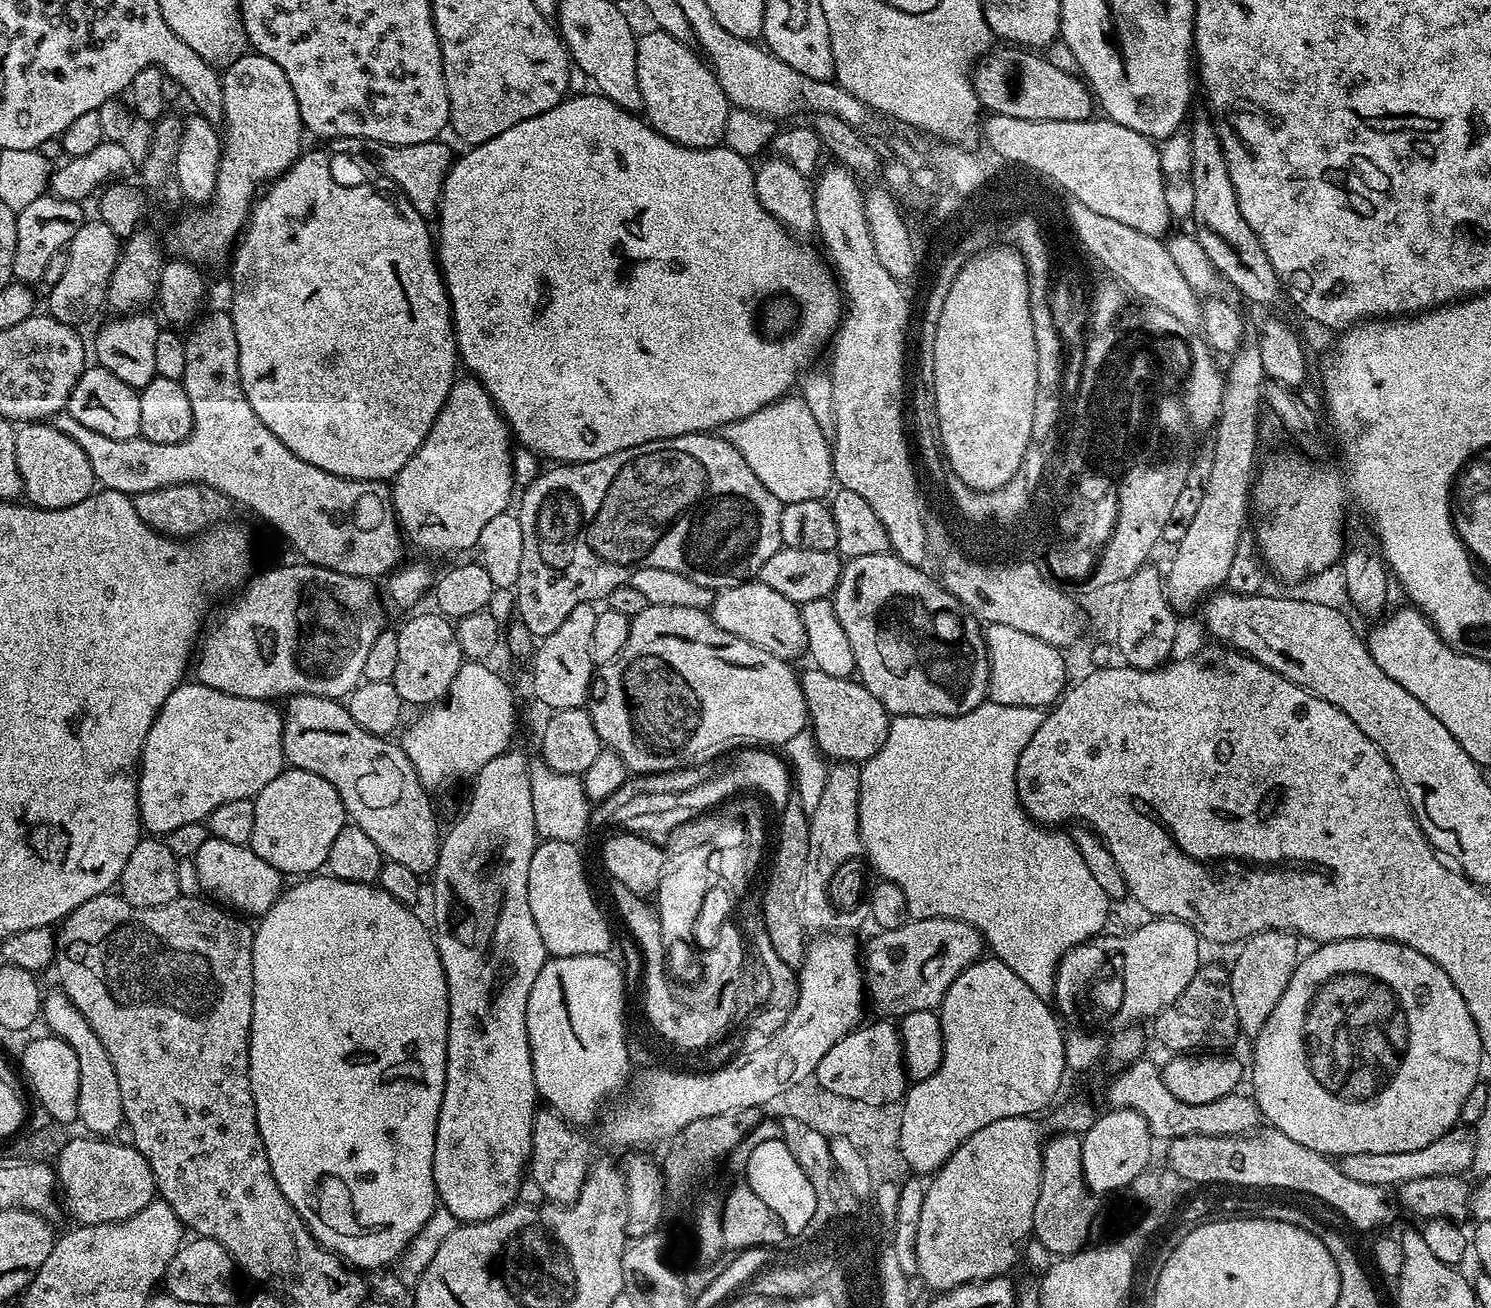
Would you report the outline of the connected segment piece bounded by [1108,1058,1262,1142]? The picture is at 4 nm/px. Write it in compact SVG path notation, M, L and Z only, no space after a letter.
M1148 1058L1121 1067L1117 1072L1120 1073L1108 1084L1109 1105L1112 1108L1129 1108L1142 1114L1157 1141L1171 1142L1179 1136L1242 1136L1261 1127L1260 1107L1251 1095L1233 1094L1205 1104L1182 1102L1174 1098L1170 1090L1166 1090L1161 1069L1157 1065L1155 1068Z

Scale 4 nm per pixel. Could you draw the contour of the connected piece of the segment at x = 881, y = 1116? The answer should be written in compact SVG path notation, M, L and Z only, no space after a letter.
M815 1082L792 1084L792 1092L778 1094L778 1098L770 1098L767 1111L776 1118L796 1118L825 1138L841 1136L846 1138L858 1150L862 1150L866 1158L866 1166L872 1171L873 1181L896 1180L896 1171L902 1168L900 1154L900 1135L902 1134L903 1103L871 1104L858 1102L850 1098L842 1098Z

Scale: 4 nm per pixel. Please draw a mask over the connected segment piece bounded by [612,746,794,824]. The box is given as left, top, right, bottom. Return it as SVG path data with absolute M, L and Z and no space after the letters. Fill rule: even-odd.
M744 746L735 753L736 761L725 772L704 780L701 784L693 786L689 792L679 796L676 792L668 792L663 796L660 792L640 792L629 800L624 800L612 812L612 820L630 822L632 820L644 820L647 816L656 816L680 808L679 823L690 822L697 814L707 813L725 802L731 801L737 794L747 793L747 788L753 788L753 793L759 794L767 803L772 803L776 810L783 810L786 802L794 795L794 781L790 775L790 768L781 757L776 757L775 751L764 746ZM724 800L724 801L723 801ZM716 804L716 805L715 805Z

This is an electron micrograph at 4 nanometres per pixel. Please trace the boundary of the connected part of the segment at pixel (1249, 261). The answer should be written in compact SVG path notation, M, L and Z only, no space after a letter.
M1204 112L1193 113L1192 119L1195 122L1188 130L1192 154L1191 184L1194 185L1194 206L1190 218L1196 226L1196 237L1217 272L1227 283L1229 281L1252 303L1272 306L1279 302L1280 296L1282 300L1282 285L1274 274L1273 266L1259 238L1238 209L1237 195L1234 194L1234 186L1230 182L1229 167L1226 166L1220 136L1211 115Z

